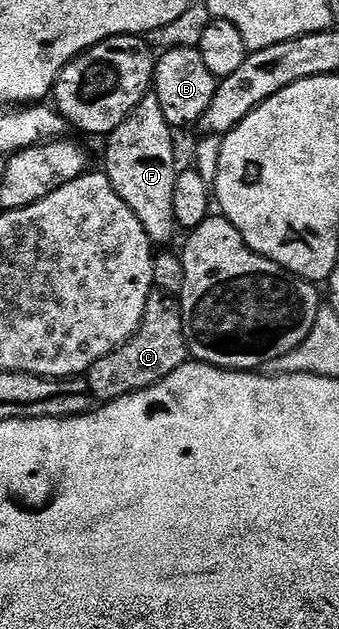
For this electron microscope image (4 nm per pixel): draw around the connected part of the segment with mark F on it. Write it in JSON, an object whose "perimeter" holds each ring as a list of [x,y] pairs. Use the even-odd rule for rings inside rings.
{"perimeter":[[[149,94],[146,98],[142,98],[142,102],[138,102],[138,106],[134,106],[134,110],[130,110],[126,122],[122,122],[118,130],[114,130],[106,137],[105,144],[108,145],[104,148],[104,165],[102,165],[104,175],[110,178],[110,186],[114,186],[118,198],[122,198],[122,202],[126,202],[130,210],[134,210],[138,222],[142,222],[146,234],[156,246],[168,246],[172,235],[178,232],[174,218],[174,182],[178,165],[176,165],[176,144],[172,141],[172,136],[174,129],[163,117],[162,106],[158,106],[158,98],[154,94]]]}

